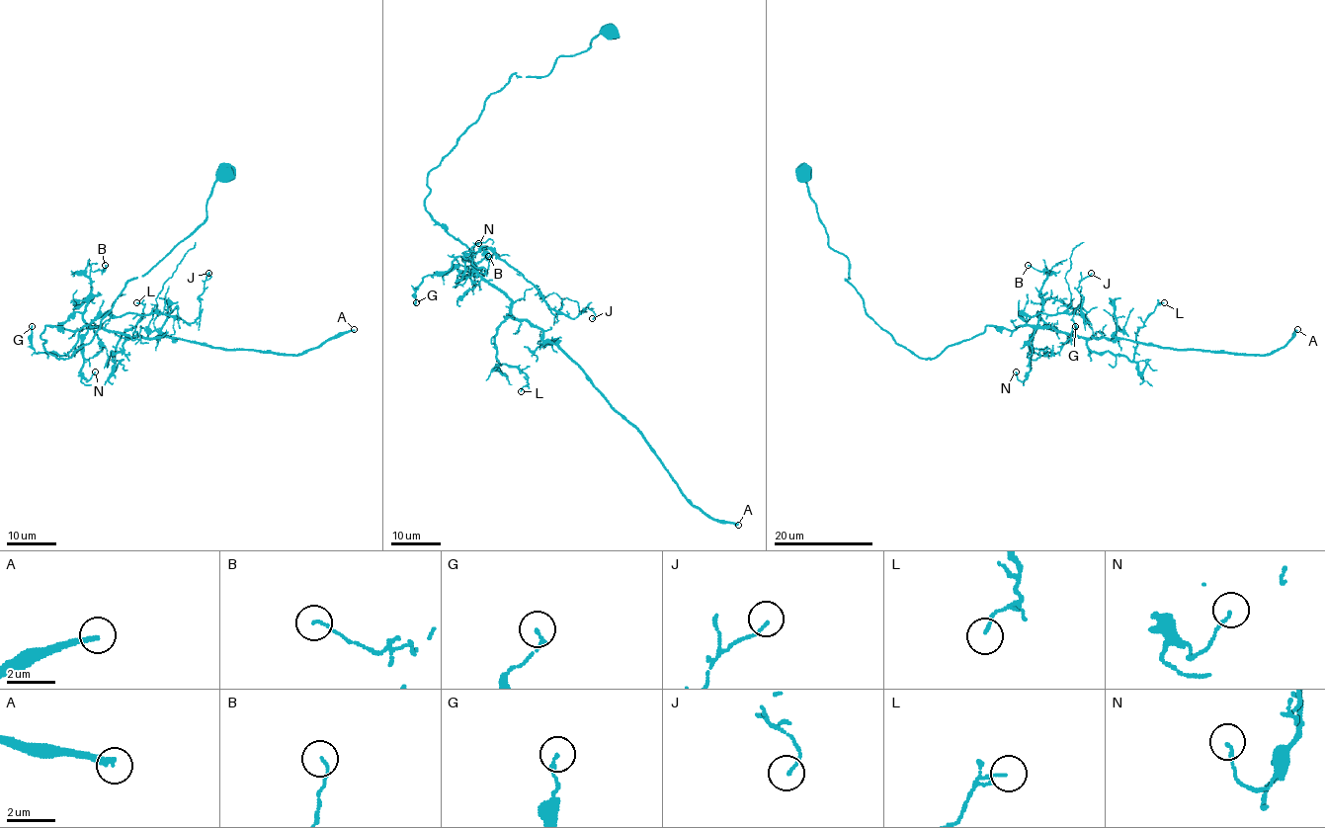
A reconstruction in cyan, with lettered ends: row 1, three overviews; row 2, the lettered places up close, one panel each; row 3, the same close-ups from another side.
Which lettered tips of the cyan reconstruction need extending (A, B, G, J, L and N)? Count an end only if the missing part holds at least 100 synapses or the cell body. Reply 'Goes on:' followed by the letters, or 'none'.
Goes on: A

